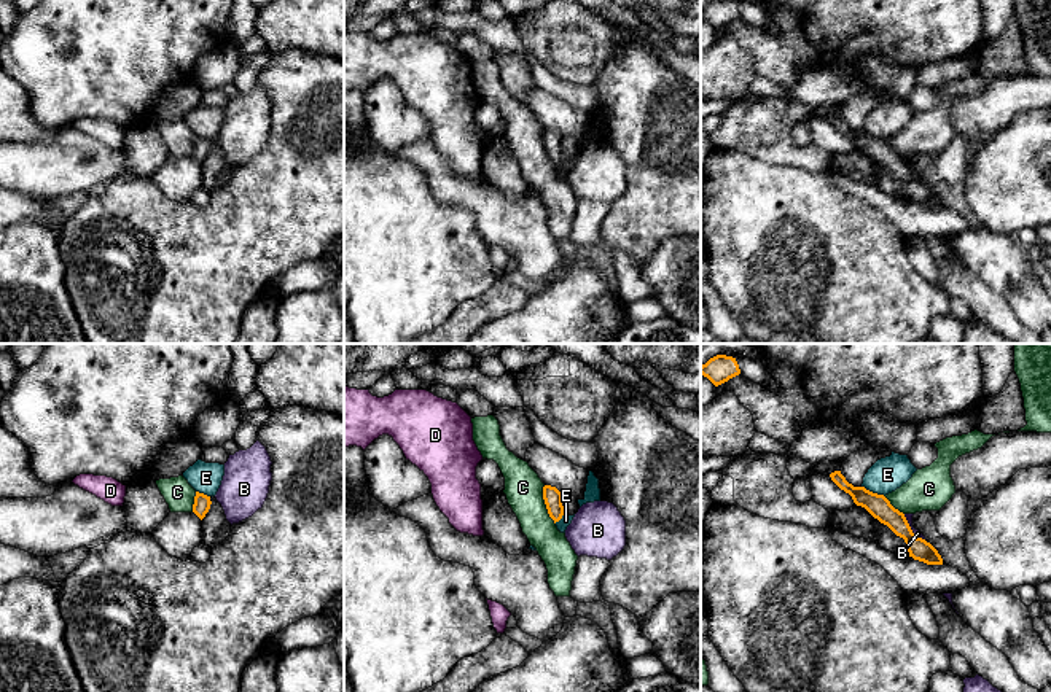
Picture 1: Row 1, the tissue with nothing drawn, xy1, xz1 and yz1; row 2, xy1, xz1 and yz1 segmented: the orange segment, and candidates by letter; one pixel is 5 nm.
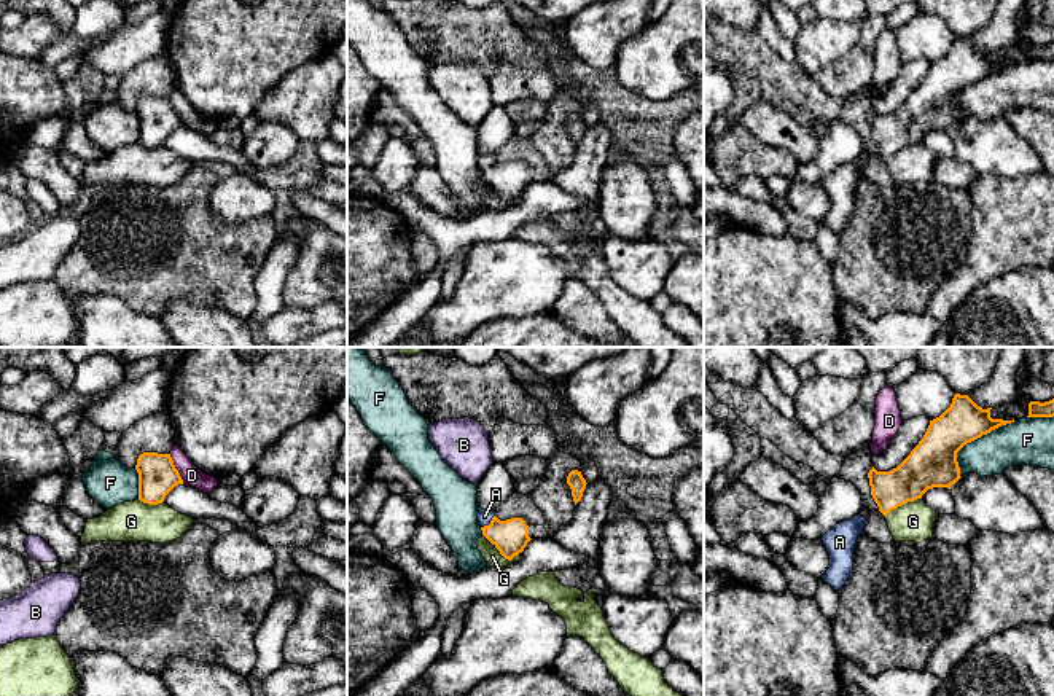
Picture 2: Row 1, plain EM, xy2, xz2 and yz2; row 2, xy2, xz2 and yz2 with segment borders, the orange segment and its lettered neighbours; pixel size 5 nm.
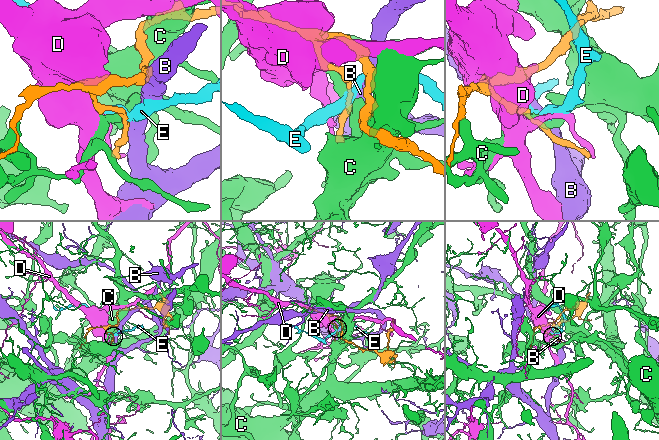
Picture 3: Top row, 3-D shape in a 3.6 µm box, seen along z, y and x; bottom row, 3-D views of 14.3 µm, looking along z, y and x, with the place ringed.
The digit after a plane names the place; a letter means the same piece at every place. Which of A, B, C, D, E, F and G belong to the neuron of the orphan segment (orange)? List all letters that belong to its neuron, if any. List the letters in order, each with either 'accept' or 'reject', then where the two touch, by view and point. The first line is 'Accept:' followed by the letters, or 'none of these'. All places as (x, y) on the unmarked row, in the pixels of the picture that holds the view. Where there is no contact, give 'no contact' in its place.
Accept: A
A: accept; meets orange in xz2 at (491, 166)
B: reject; meets orange in yz1 at (910, 172)
C: reject; meets orange in xz1 at (545, 147)
D: reject; meets orange in xy2 at (175, 112)
E: reject; meets orange in yz1 at (871, 136)
F: reject; meets orange in yz2 at (975, 82)
G: reject; meets orange in xz2 at (502, 198)

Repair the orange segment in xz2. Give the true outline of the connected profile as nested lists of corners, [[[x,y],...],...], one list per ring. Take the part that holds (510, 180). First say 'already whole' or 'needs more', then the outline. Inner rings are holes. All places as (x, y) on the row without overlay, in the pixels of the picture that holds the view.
needs more; [[[479,151],[478,166],[482,178],[508,204],[522,196],[527,186],[532,183],[529,180],[529,169],[522,161],[500,164],[494,154]]]

